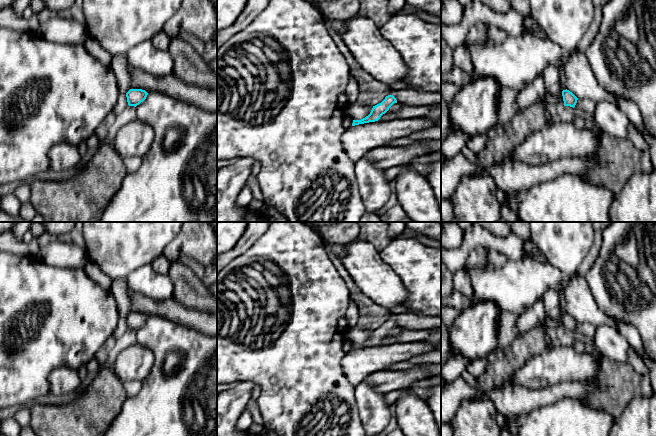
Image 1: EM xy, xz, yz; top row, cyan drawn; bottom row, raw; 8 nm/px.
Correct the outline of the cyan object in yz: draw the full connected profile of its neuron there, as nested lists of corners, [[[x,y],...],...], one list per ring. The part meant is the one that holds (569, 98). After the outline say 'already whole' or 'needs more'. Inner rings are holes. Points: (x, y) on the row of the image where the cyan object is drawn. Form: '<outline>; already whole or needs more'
[[[563,90],[562,91],[562,96],[563,96],[563,101],[564,101],[564,106],[570,106],[570,107],[575,107],[578,98],[569,90]]]; already whole

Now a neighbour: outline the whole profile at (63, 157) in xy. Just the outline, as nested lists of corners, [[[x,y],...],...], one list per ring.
[[[62,142],[49,151],[50,168],[57,172],[74,169],[81,160],[77,146]]]

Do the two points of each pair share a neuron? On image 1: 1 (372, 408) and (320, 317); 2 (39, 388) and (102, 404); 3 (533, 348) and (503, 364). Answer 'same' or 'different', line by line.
1: different
2: different
3: same

